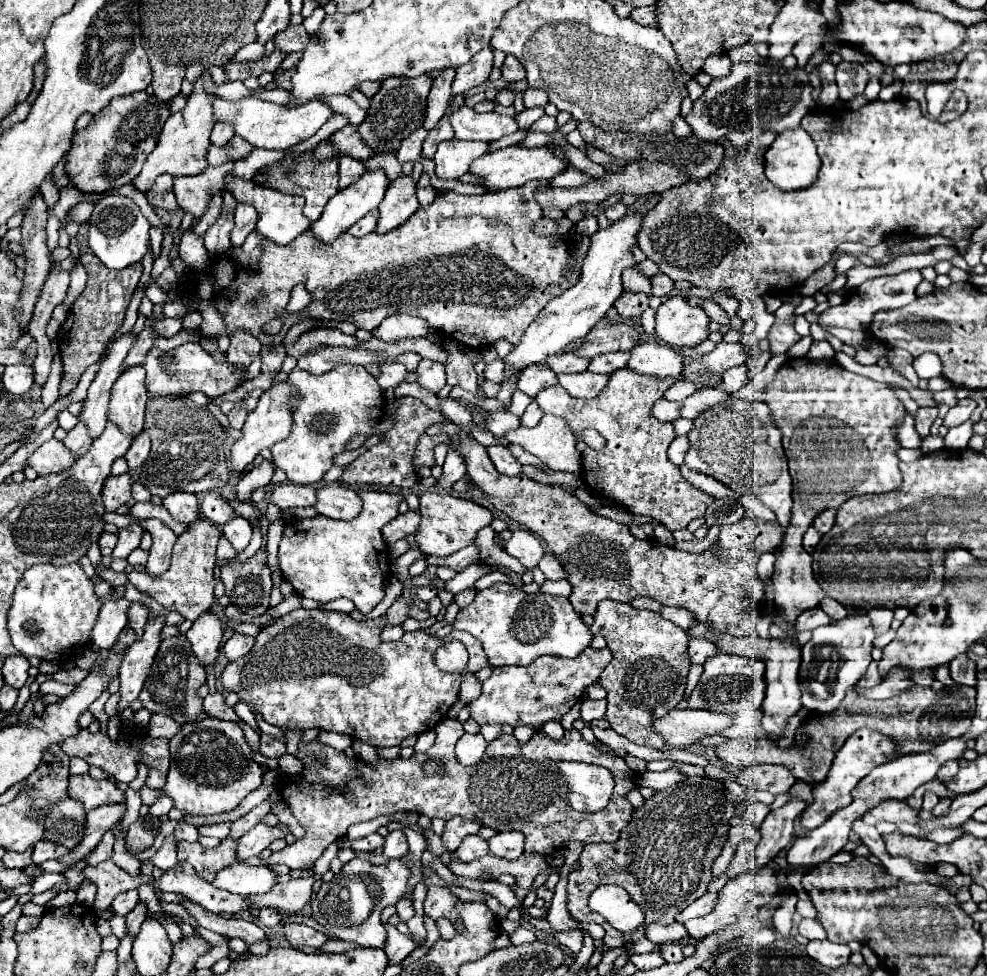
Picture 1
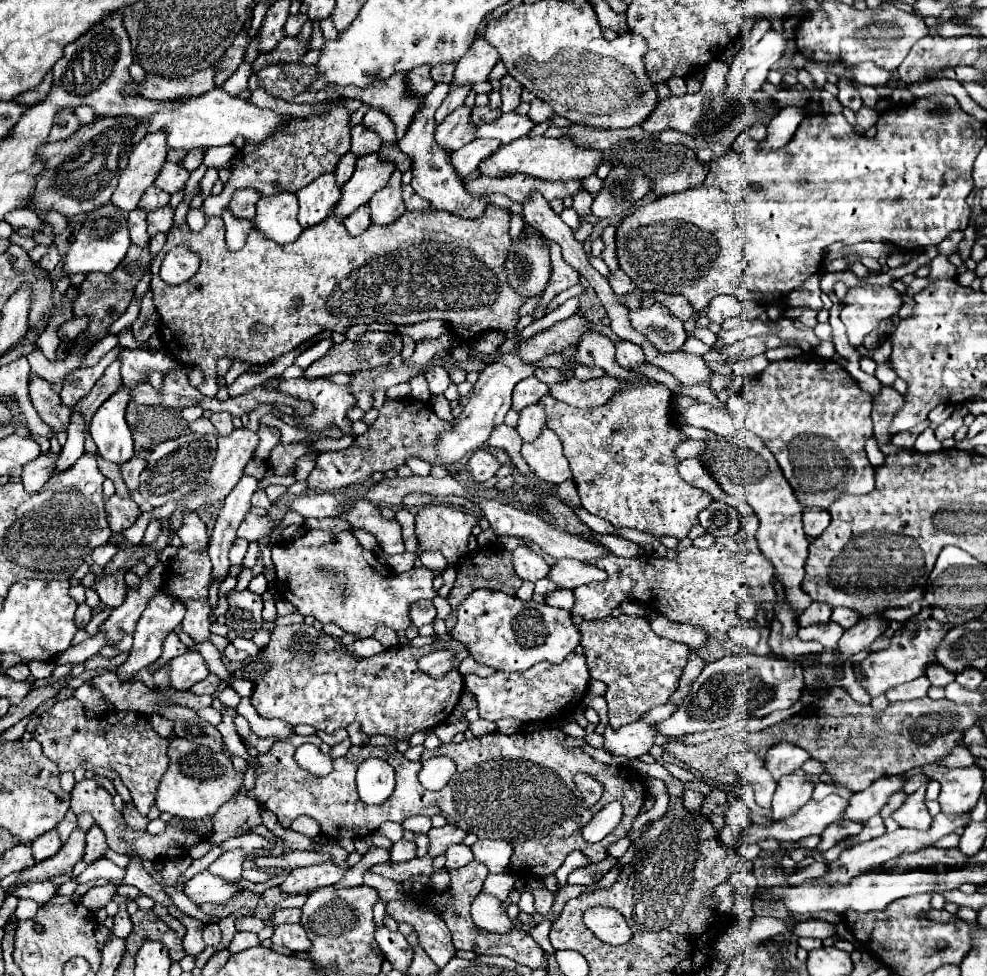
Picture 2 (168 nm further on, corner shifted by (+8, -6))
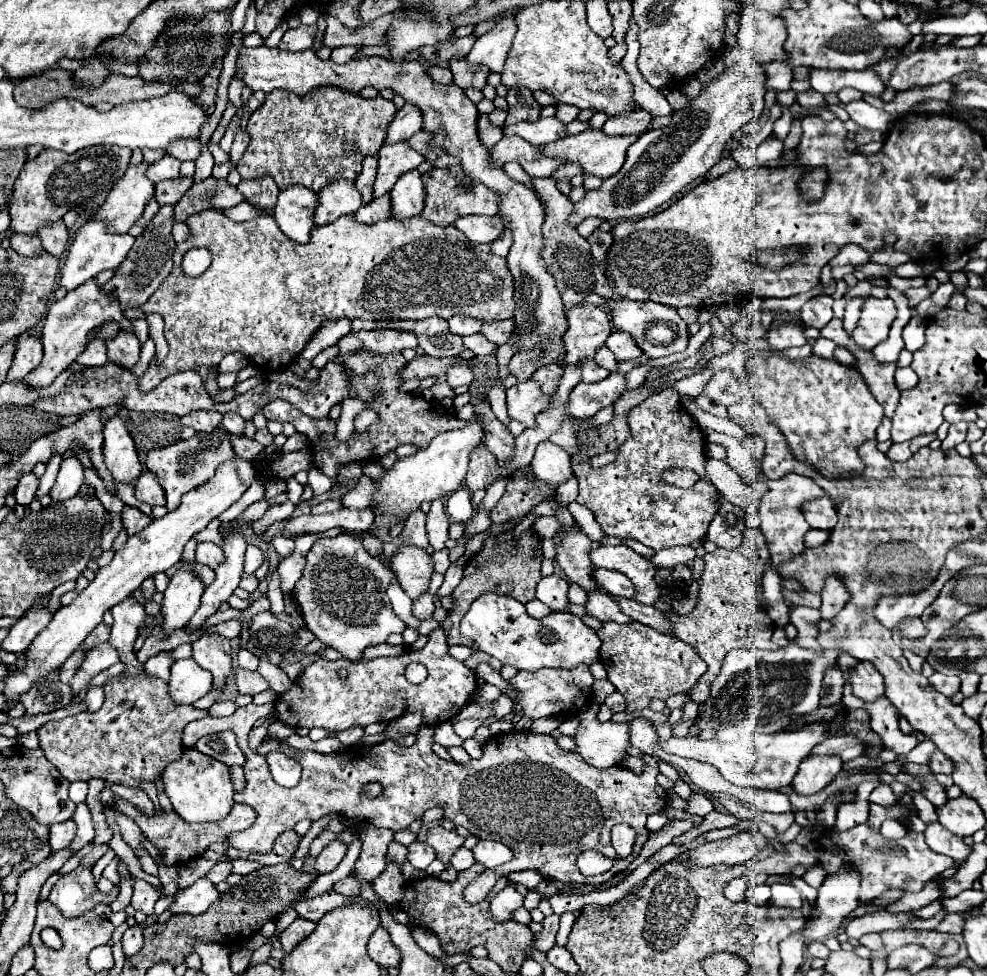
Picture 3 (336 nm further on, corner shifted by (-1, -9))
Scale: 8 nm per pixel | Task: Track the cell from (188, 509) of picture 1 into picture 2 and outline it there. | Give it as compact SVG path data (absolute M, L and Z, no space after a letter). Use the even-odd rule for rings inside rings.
M190 512L190 514L184 514L184 524L182 528L178 530L178 536L182 538L182 546L188 548L188 550L204 550L208 546L208 534L206 534L206 526L204 522L200 520L198 514Z

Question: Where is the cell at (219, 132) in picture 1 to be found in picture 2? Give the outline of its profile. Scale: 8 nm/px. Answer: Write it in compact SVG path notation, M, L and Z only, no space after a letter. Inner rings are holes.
M190 150L188 154L186 154L186 158L180 162L180 166L182 168L186 168L188 172L192 172L192 170L196 170L198 166L200 166L200 162L202 162L202 152L200 150Z

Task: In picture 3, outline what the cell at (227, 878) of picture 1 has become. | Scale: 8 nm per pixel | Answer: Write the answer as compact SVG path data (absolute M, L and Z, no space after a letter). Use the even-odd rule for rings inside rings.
M201 877L197 879L191 887L183 889L173 905L171 905L171 911L173 913L191 913L191 915L199 915L203 911L207 911L207 907L211 903L215 903L217 899L221 897L221 893L217 891L215 883L211 883L207 877Z

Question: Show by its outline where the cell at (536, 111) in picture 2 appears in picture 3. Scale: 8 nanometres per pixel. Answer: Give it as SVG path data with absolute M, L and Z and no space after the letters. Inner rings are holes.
M559 103L555 105L557 112L555 113L555 117L559 119L562 123L570 123L577 118L580 110L575 106L567 105ZM565 117L565 119L563 119Z

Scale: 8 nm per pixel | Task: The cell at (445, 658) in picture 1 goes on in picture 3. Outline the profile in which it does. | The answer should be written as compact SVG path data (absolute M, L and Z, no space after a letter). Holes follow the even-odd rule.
M495 593L481 595L471 603L469 613L461 621L461 635L471 637L481 651L519 671L537 671L541 667L571 669L581 663L589 665L599 659L601 647L597 633L577 615L563 611L549 613L543 619L533 619L527 615L523 603Z

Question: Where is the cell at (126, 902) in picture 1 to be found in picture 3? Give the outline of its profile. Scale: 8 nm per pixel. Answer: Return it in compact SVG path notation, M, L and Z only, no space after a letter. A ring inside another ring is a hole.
M135 925L135 927L129 927L121 939L123 943L123 953L125 957L131 957L135 953L139 953L141 945L143 945L143 927L141 925Z

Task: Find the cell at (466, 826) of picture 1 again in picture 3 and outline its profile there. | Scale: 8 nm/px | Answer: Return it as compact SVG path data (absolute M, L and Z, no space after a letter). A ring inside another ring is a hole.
M439 825L431 827L427 831L427 839L425 839L425 843L429 843L437 851L437 859L443 861L445 865L451 861L453 853L463 845L463 841L465 841L465 837L457 835L455 831L449 831L445 827L439 827Z

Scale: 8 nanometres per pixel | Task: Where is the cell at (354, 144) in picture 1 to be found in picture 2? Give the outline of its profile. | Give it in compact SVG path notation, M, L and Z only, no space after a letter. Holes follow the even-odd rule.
M358 124L352 128L352 148L350 152L354 152L356 156L364 156L368 152L378 152L382 146L382 138L368 126Z

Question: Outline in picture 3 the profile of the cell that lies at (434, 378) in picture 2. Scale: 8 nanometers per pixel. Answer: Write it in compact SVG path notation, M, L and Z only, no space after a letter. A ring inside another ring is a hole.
M455 365L447 369L447 383L449 387L459 387L459 385L471 385L475 381L475 375L471 369L463 369L463 365Z

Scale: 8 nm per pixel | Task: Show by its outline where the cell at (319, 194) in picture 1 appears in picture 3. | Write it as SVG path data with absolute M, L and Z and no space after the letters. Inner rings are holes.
M333 181L331 185L325 185L317 193L317 207L313 213L315 225L329 225L337 221L341 215L355 215L355 211L361 207L361 195L355 189L353 181Z

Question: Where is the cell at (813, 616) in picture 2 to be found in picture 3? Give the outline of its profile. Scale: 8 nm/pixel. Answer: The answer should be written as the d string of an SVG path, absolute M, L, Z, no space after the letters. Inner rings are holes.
M829 577L821 591L821 599L821 619L833 619L843 609L849 595L837 577Z

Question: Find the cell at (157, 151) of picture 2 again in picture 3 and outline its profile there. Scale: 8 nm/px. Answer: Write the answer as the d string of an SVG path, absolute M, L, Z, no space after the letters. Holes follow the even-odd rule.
M149 163L129 165L125 175L115 183L107 201L97 211L95 219L111 223L111 233L127 233L129 227L143 215L145 205L153 195L153 185L145 177Z

